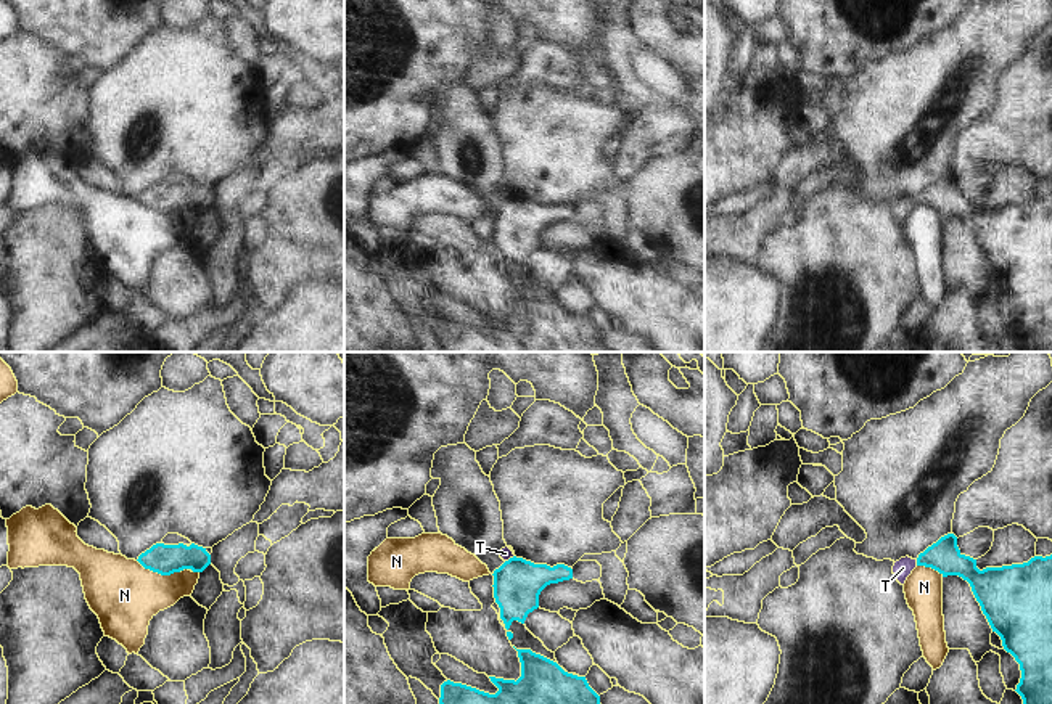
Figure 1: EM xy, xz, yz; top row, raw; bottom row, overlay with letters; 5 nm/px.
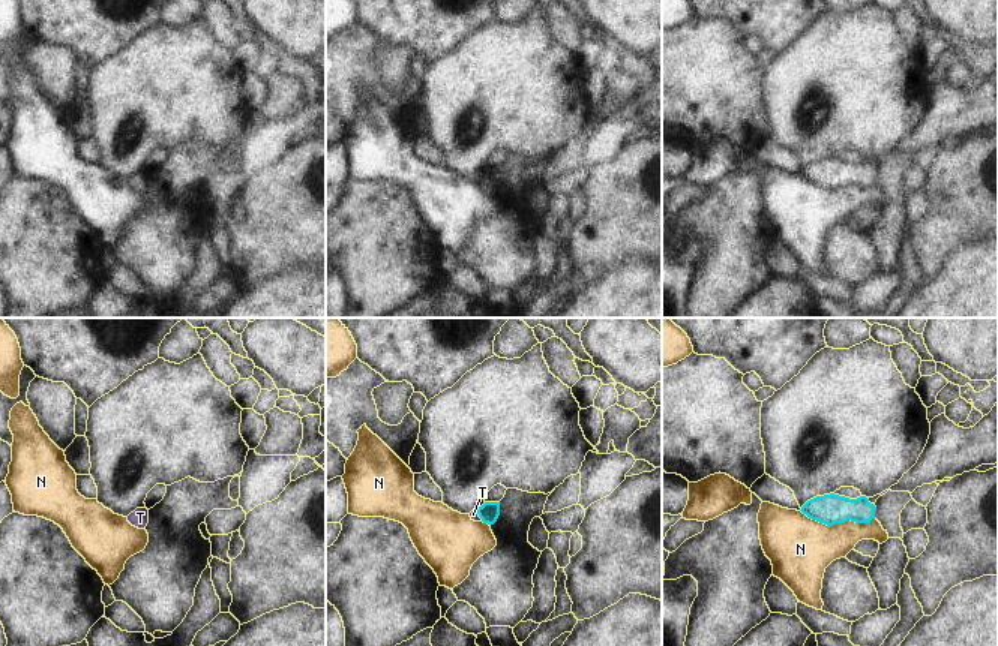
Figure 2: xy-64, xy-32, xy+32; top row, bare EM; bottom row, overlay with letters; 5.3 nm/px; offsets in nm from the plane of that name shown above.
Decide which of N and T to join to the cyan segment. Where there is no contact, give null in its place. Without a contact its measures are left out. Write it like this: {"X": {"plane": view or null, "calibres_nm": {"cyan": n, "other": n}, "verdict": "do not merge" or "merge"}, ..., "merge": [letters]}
{"N": {"plane": "xy", "calibres_nm": {"cyan": 150, "other": 340}, "verdict": "do not merge"}, "T": {"plane": "yz", "calibres_nm": {"cyan": 160, "other": 90}, "verdict": "do not merge"}, "merge": []}

